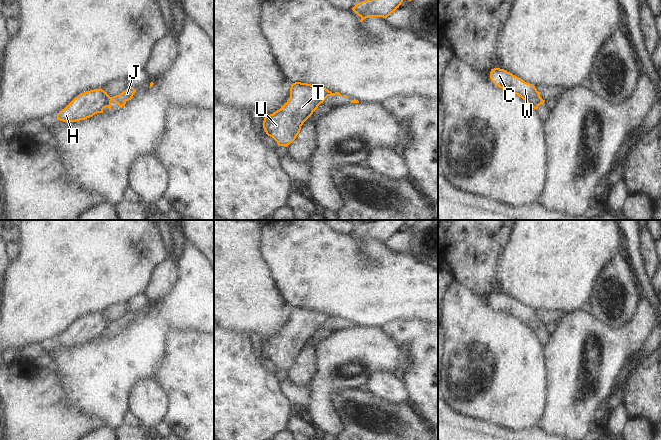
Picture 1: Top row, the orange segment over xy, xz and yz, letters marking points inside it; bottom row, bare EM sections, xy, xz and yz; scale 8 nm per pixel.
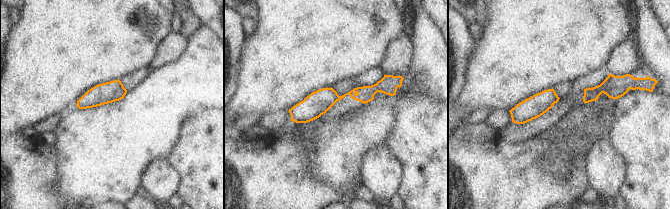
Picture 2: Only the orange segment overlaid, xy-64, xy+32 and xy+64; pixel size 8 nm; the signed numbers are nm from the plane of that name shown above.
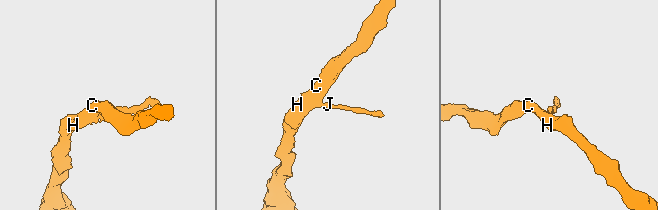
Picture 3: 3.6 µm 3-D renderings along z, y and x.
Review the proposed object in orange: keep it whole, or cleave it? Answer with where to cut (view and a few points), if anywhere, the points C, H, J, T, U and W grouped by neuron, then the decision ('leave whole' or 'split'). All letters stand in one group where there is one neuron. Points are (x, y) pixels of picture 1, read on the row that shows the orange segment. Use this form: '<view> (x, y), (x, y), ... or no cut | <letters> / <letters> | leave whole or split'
xy (110, 97), (99, 112) | C H T U W / J | split

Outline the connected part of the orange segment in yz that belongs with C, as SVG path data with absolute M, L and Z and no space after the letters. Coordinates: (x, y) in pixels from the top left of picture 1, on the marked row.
M491 69L490 79L496 86L521 97L534 109L536 109L543 100L534 85L523 81L504 69Z

